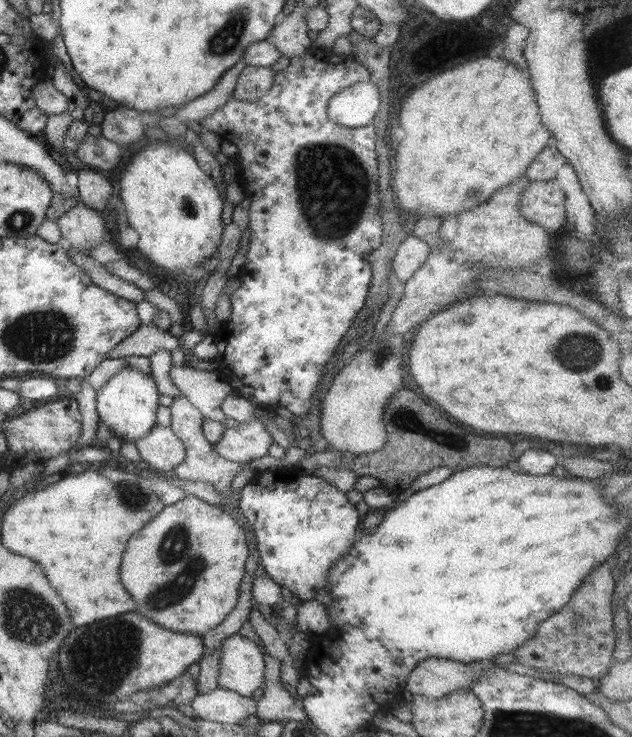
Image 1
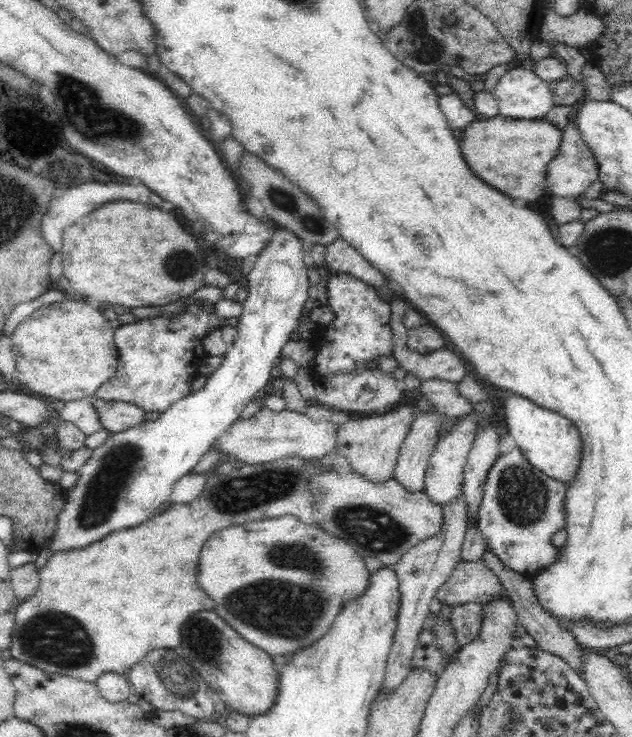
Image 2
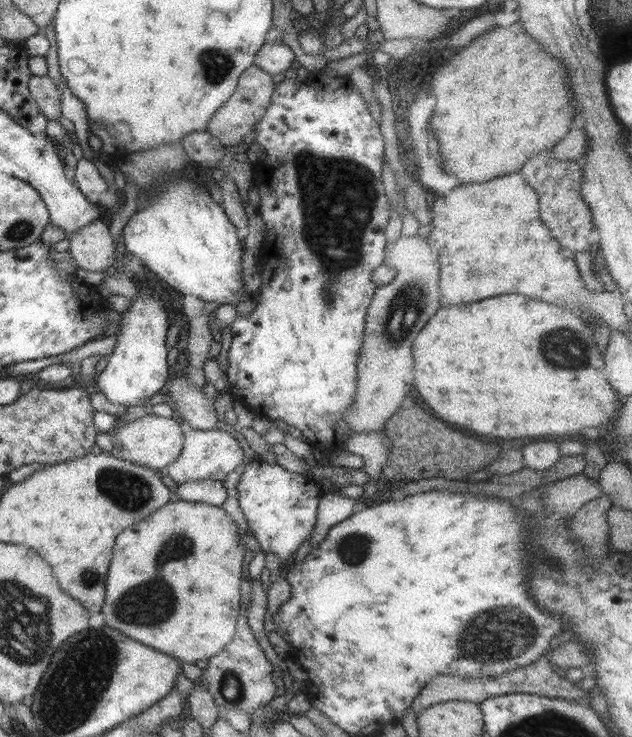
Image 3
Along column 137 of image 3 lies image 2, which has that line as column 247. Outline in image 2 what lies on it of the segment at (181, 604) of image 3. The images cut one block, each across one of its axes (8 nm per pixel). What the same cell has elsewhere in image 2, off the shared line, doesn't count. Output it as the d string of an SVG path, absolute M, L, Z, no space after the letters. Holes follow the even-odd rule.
M288 514L252 520L214 532L200 552L196 577L204 593L216 600L216 614L238 631L249 646L256 645L272 657L294 654L324 636L339 616L342 606L364 594L370 574L363 556L351 544Z

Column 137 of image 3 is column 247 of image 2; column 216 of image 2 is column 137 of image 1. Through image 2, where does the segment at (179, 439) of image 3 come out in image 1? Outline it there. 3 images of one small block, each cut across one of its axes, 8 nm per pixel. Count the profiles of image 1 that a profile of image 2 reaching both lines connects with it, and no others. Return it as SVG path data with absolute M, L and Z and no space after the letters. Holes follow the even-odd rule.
M154 425L150 432L147 432L144 436L139 436L135 440L135 445L139 450L144 466L166 474L171 474L173 468L176 468L186 456L184 444L182 444L182 441L173 433L169 426Z

